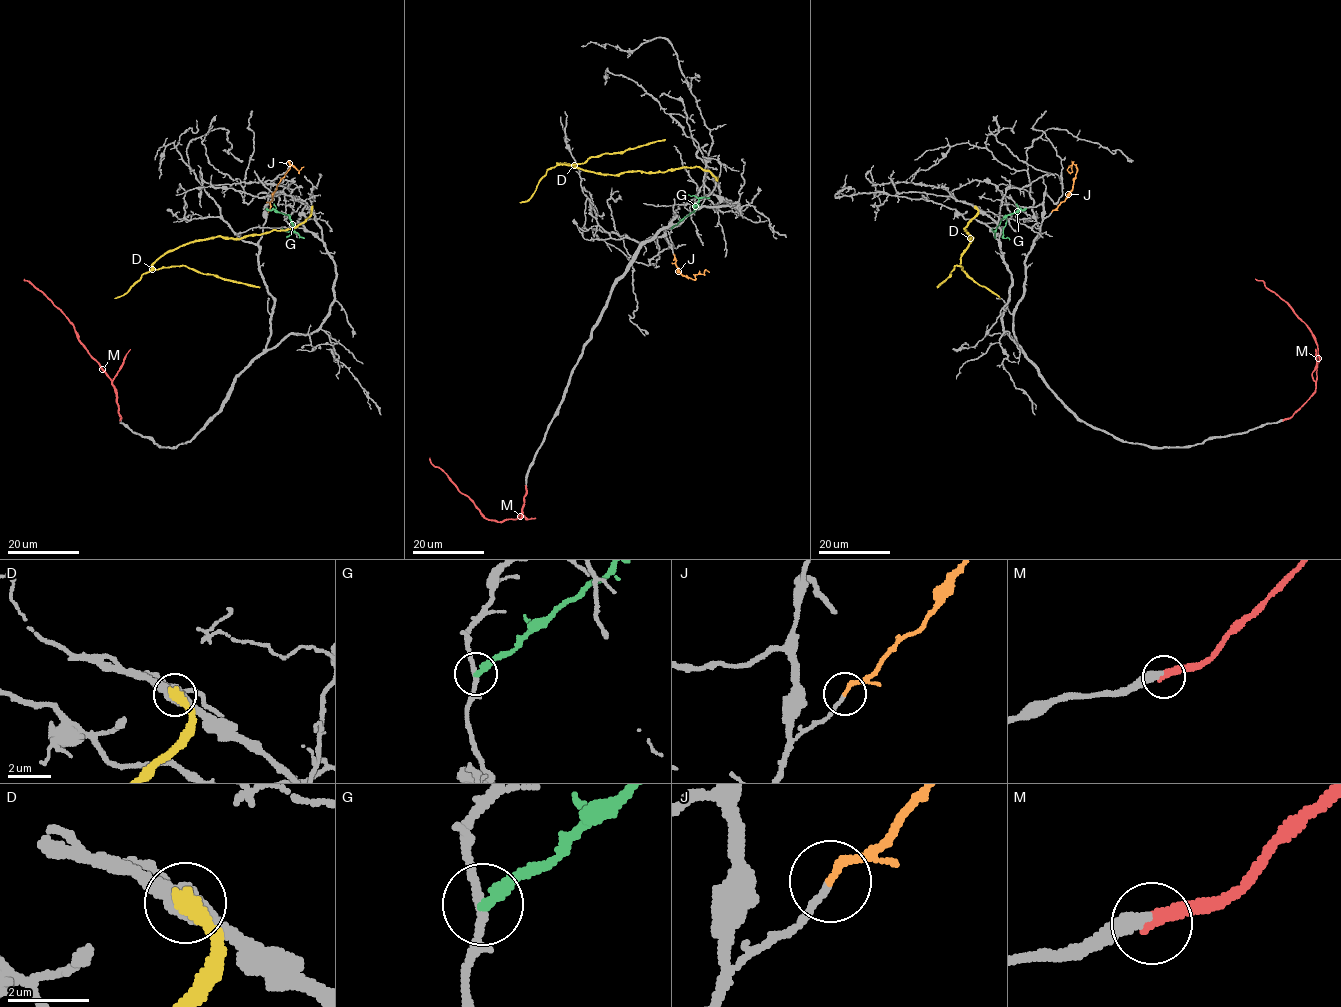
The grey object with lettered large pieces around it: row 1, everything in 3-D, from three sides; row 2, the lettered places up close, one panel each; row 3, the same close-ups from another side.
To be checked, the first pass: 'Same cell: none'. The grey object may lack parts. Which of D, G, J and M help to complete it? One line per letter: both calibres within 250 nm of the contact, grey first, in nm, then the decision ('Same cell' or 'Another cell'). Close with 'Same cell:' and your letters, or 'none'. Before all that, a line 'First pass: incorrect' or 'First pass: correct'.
First pass: incorrect
D: Thickness 360 nm (grey) against 440 nm. Another cell
G: Thickness 220 nm (grey) against 320 nm. Another cell
J: Thickness 150 nm (grey) against 190 nm. Same cell
M: Thickness 260 nm (grey) against 320 nm. Another cell
Same cell: J

